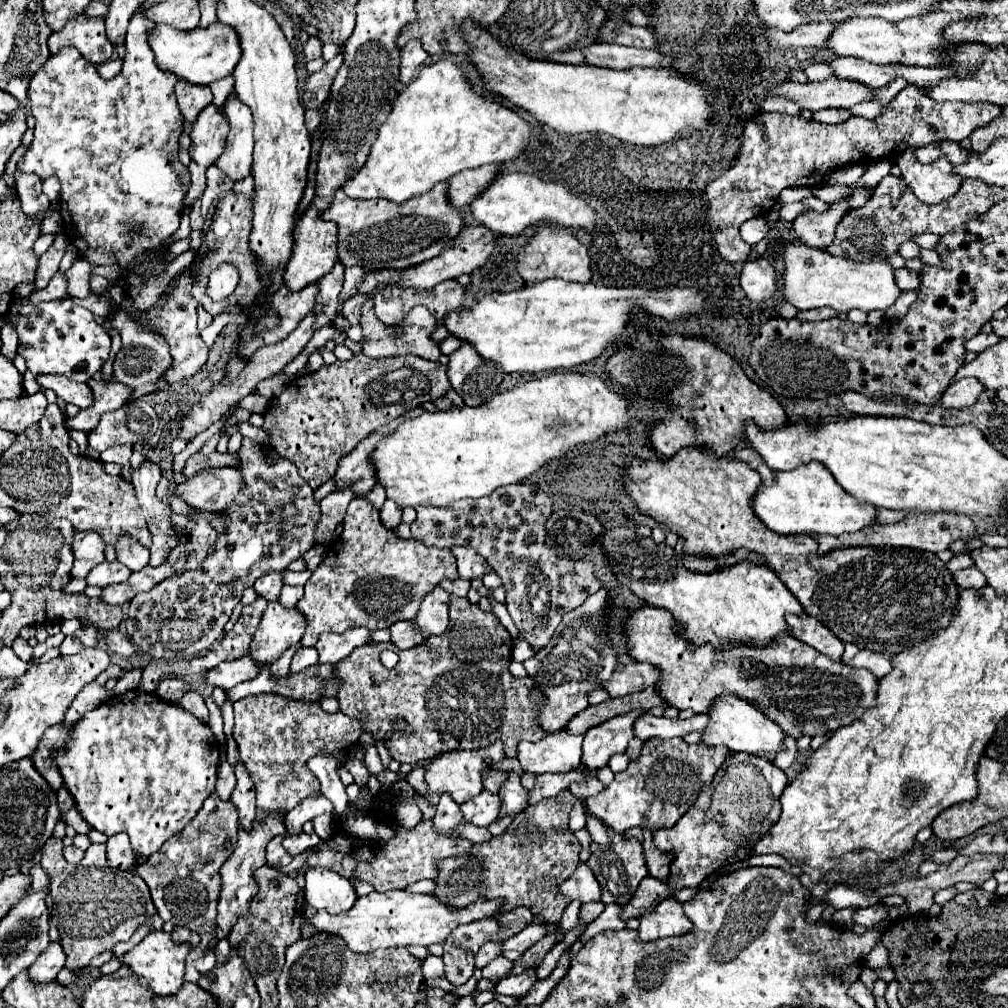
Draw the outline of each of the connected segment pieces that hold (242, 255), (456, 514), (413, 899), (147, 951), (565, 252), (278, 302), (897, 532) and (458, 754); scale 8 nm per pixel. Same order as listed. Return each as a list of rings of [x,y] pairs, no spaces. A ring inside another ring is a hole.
[[[228,192],[218,202],[214,218],[212,218],[212,226],[206,232],[206,236],[202,240],[202,246],[200,246],[198,254],[194,256],[194,262],[190,264],[190,274],[194,278],[192,294],[198,300],[198,304],[212,316],[218,316],[218,314],[224,314],[224,312],[240,314],[244,308],[248,308],[252,304],[252,298],[256,298],[256,290],[260,290],[260,278],[256,278],[256,266],[252,266],[252,256],[248,254],[248,234],[250,234],[250,230],[252,230],[252,198],[248,198],[244,194]],[[220,264],[232,264],[234,268],[238,268],[240,282],[238,282],[238,288],[228,298],[224,298],[222,302],[210,302],[210,298],[206,296],[208,276]]]
[[[508,484],[496,488],[490,496],[472,499],[466,498],[453,502],[446,508],[426,508],[416,506],[418,518],[410,525],[412,538],[434,546],[434,548],[454,548],[454,546],[470,546],[478,554],[486,558],[486,562],[498,572],[502,578],[502,586],[506,588],[506,608],[516,622],[520,634],[536,648],[544,648],[552,638],[556,626],[562,616],[576,606],[580,606],[590,594],[600,590],[600,580],[594,574],[594,564],[588,560],[570,560],[556,556],[546,544],[546,520],[552,514],[552,498],[536,484]]]
[[[392,890],[392,892],[372,892],[368,896],[362,896],[356,900],[352,910],[340,912],[336,916],[318,910],[308,922],[316,930],[326,930],[330,934],[338,934],[346,940],[350,950],[354,952],[370,952],[376,948],[392,948],[392,946],[430,946],[430,944],[442,944],[448,934],[462,924],[490,918],[502,912],[500,900],[488,900],[478,898],[466,908],[452,908],[446,906],[438,896],[434,894],[414,894],[408,890]]]
[[[152,932],[136,948],[132,948],[128,954],[124,954],[122,964],[130,966],[134,974],[142,976],[158,996],[170,996],[170,994],[176,994],[184,984],[186,956],[190,950],[192,950],[192,946],[188,942],[176,944],[168,932]]]
[[[540,226],[536,236],[530,240],[530,244],[518,254],[518,272],[528,284],[538,284],[548,278],[562,278],[572,282],[590,282],[592,280],[592,264],[590,256],[584,244],[580,244],[570,230],[564,230],[560,226]]]
[[[316,282],[308,284],[300,292],[292,292],[286,284],[282,284],[280,290],[272,294],[272,306],[276,306],[276,310],[280,310],[280,318],[282,318],[280,330],[264,332],[264,334],[260,334],[260,338],[252,338],[252,342],[248,342],[248,346],[244,346],[244,354],[252,356],[264,344],[282,342],[298,326],[298,322],[304,318],[304,314],[308,314],[308,310],[314,308],[318,292],[320,292],[320,288]]]
[[[908,514],[906,522],[900,524],[890,524],[890,526],[878,526],[876,530],[872,530],[872,526],[868,526],[868,530],[858,530],[854,534],[842,534],[842,536],[814,536],[820,544],[820,552],[828,552],[834,548],[842,548],[842,546],[904,546],[904,548],[916,548],[916,550],[926,550],[926,552],[942,552],[946,550],[952,540],[956,538],[970,538],[976,534],[976,526],[970,518],[952,518],[952,514],[928,514],[928,518],[920,518],[920,514]]]
[[[496,740],[490,746],[478,748],[478,750],[450,750],[450,752],[440,754],[426,768],[426,782],[428,782],[428,788],[430,788],[426,800],[432,806],[436,806],[438,796],[442,792],[448,792],[458,804],[478,796],[484,790],[482,778],[484,778],[484,772],[490,768],[488,760],[492,760],[492,762],[502,762],[504,760],[504,742],[502,740]]]

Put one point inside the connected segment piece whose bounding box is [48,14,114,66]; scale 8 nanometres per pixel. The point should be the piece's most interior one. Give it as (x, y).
(86, 33)

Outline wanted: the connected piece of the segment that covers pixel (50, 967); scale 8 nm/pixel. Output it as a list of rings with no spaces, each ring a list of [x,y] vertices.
[[[50,942],[48,948],[30,966],[30,978],[34,982],[52,982],[56,974],[64,968],[64,962],[66,962],[66,954],[62,944]]]

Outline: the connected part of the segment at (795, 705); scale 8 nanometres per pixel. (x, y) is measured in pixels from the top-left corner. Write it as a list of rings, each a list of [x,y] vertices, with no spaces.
[[[656,606],[636,610],[626,628],[630,654],[638,662],[650,662],[662,670],[656,686],[664,700],[678,710],[692,708],[696,714],[706,714],[716,696],[736,694],[760,706],[774,722],[780,722],[788,736],[802,738],[848,726],[866,708],[874,706],[878,694],[878,678],[870,670],[832,662],[794,636],[780,636],[766,648],[732,646],[732,650],[712,650],[712,646],[696,646],[676,634],[676,618]]]

